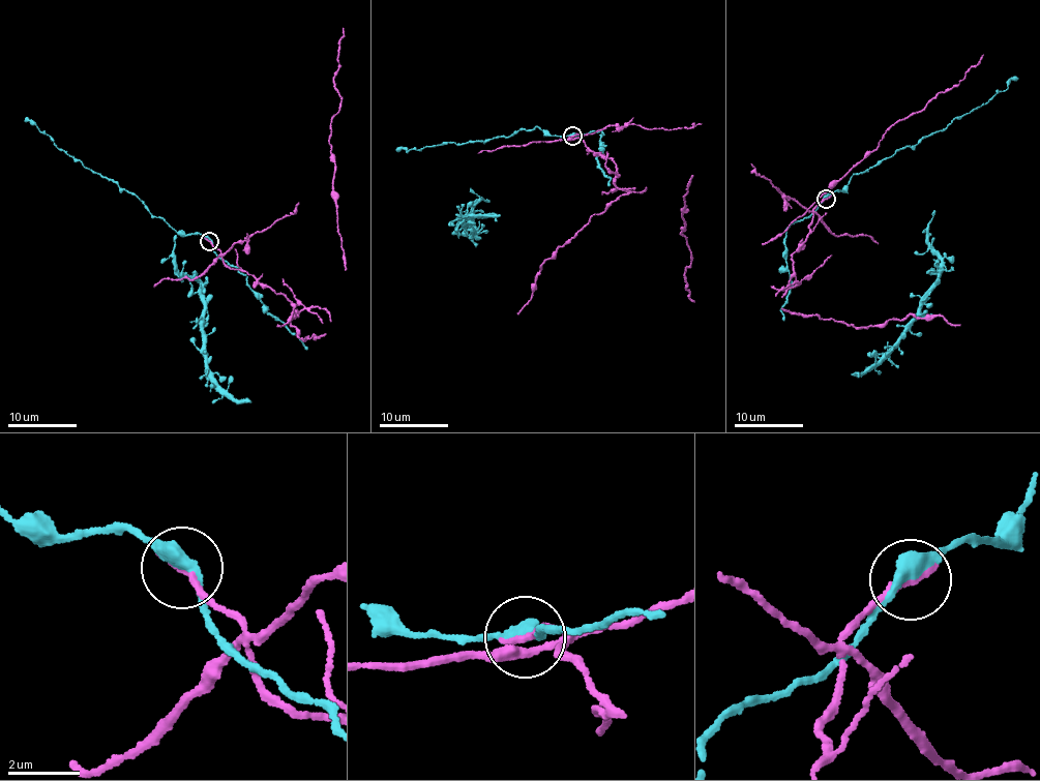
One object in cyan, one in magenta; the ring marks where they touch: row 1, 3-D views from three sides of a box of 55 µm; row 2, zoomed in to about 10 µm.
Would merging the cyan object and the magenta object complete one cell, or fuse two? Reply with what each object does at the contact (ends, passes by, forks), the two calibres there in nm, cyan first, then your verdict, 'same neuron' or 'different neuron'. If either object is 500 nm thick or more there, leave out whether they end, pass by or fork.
cyan passes by | magenta ends | 380/200 nm | different neuron

